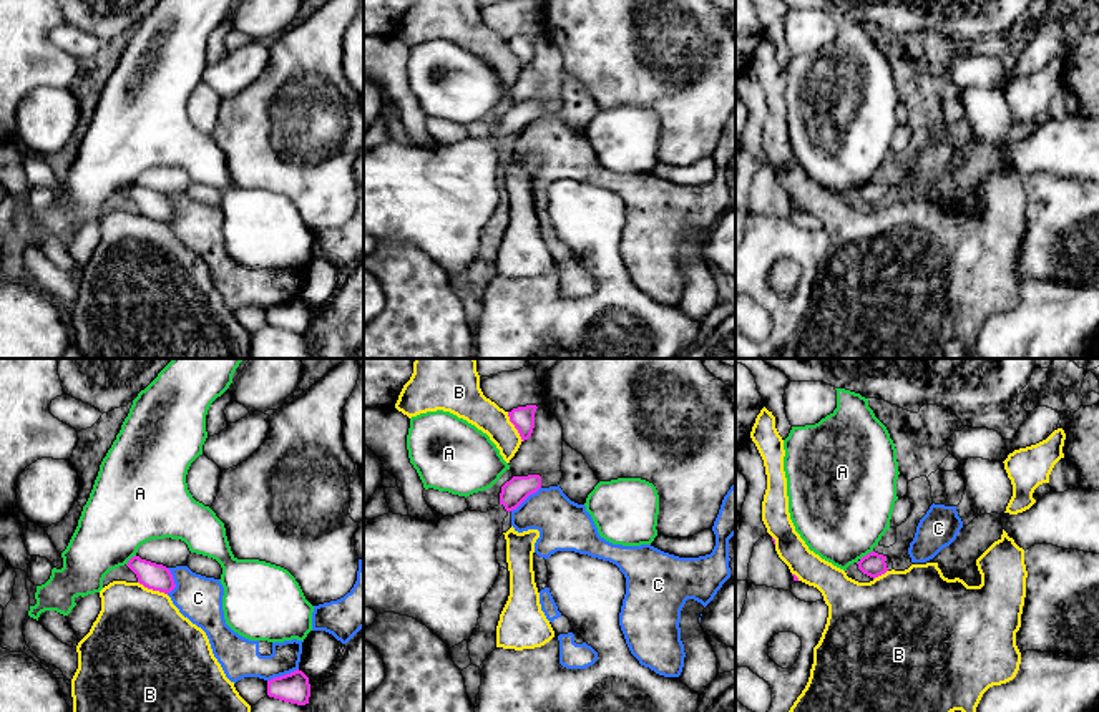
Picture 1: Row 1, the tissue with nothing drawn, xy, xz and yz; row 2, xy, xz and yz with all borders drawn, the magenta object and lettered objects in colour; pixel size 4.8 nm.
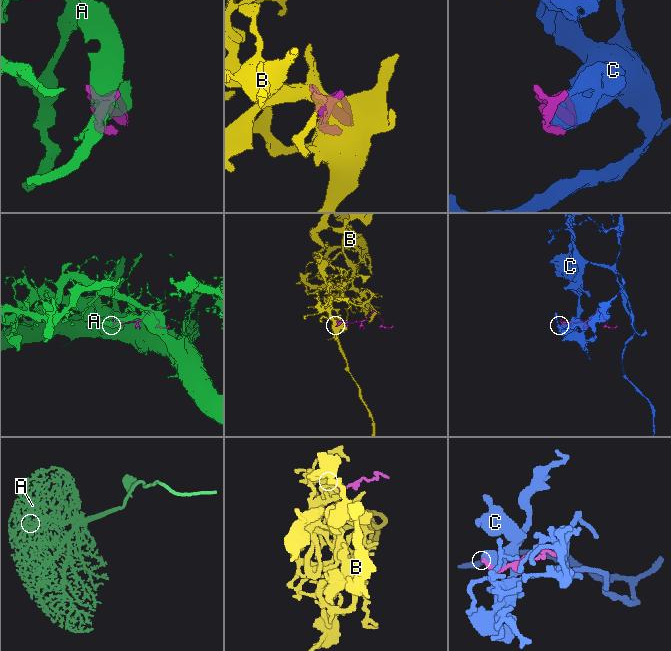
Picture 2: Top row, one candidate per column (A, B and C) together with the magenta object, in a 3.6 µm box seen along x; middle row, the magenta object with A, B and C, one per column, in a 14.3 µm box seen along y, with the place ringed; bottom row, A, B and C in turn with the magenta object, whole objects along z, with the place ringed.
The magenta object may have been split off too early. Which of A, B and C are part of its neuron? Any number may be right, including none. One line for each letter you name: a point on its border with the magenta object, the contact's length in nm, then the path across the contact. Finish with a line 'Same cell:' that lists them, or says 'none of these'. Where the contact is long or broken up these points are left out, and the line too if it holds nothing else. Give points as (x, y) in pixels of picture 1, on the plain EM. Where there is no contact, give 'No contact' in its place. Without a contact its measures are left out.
Same cell: none of these

